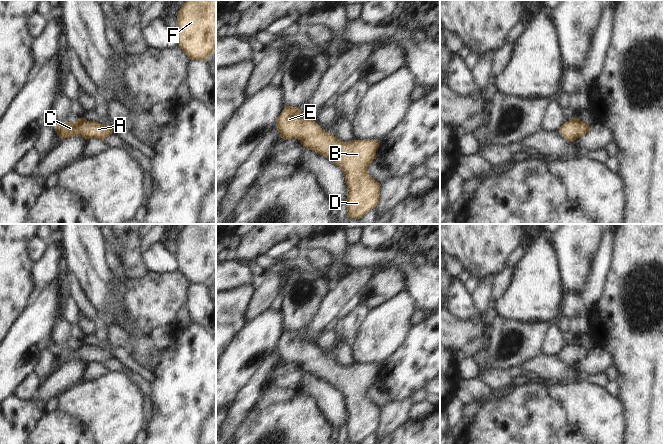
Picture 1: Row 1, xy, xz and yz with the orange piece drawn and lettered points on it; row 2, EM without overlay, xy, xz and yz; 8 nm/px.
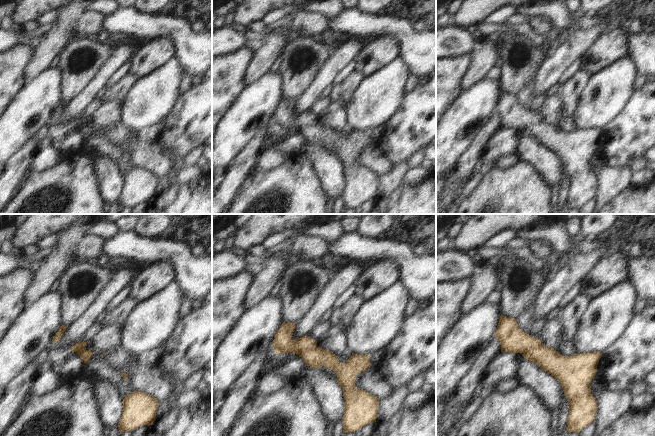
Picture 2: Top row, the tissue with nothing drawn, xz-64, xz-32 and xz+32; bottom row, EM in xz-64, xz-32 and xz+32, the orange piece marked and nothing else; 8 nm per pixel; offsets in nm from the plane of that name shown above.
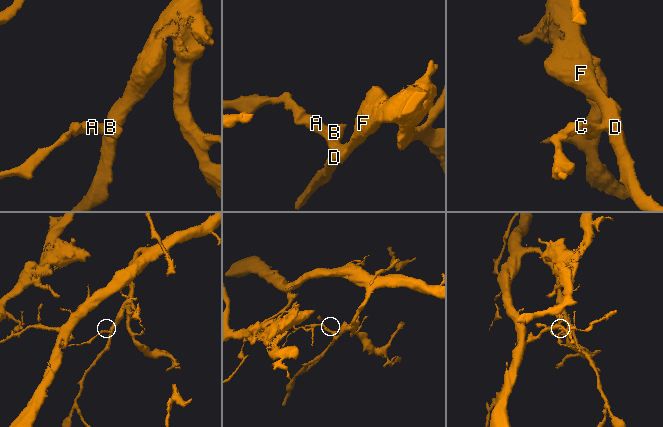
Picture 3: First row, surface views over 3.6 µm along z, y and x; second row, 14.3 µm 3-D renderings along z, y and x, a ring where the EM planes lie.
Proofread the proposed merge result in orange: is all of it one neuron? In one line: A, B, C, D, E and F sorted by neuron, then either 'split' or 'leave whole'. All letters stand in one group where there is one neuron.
A B C D E F | leave whole

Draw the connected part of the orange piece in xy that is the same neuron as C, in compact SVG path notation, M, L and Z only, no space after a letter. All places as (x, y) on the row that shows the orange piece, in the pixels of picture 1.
M80 118L76 122L55 124L54 127L61 139L79 136L84 137L85 140L92 138L104 140L113 133L108 125L99 124L95 121L87 121L85 118Z

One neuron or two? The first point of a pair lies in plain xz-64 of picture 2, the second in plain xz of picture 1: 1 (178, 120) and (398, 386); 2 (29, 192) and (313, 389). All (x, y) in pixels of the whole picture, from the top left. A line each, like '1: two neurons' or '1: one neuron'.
1: one neuron
2: two neurons

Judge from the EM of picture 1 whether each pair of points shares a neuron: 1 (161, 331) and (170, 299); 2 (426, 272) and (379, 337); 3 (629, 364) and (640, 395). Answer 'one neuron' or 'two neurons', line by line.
1: two neurons
2: two neurons
3: one neuron

